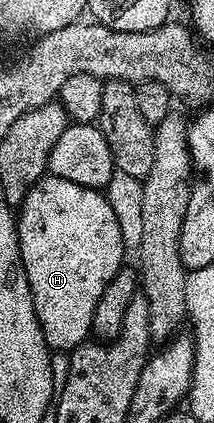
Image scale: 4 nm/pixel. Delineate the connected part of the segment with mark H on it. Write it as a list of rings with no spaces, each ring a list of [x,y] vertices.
[[[47,173],[26,195],[16,222],[20,257],[40,329],[51,352],[69,353],[91,338],[96,301],[104,297],[104,289],[124,266],[122,258],[128,254],[128,248],[120,237],[120,221],[116,221],[116,213],[112,213],[112,205],[101,190],[76,185],[76,181],[64,181],[64,177]]]

